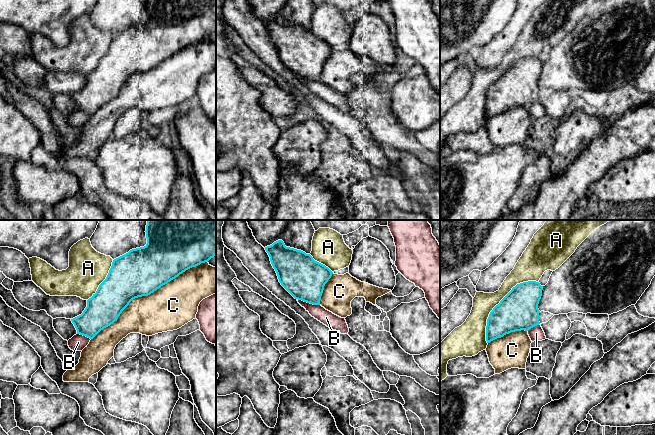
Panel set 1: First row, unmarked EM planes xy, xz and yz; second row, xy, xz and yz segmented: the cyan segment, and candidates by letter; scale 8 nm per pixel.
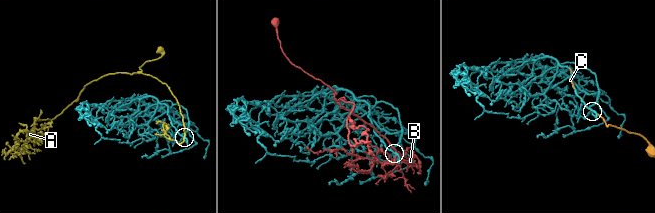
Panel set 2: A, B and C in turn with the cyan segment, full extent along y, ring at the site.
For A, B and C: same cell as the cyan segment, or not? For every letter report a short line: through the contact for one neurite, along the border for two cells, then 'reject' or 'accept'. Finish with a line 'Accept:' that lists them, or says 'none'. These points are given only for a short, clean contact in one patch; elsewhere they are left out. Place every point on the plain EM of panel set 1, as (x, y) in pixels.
A: reject
B: reject
C: accept
Accept: C

